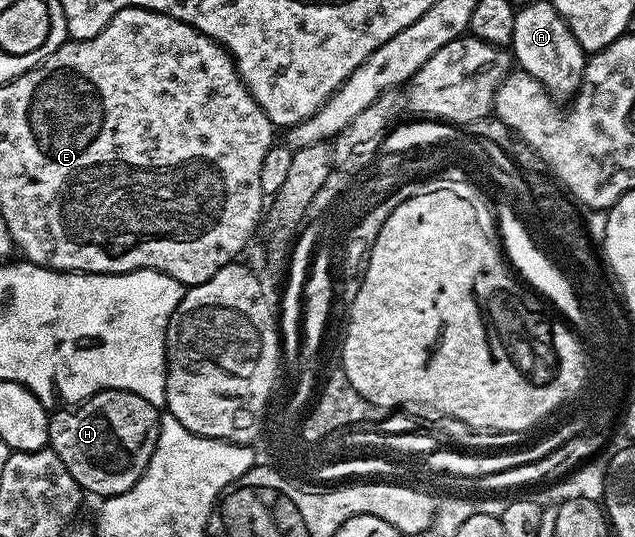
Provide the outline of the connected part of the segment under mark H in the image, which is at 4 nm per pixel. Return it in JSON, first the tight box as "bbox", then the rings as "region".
{"bbox":[47,389,160,499],"region":[[[102,389],[78,405],[60,407],[50,414],[47,423],[49,447],[69,467],[84,494],[96,493],[99,499],[116,497],[145,471],[159,438],[160,410],[141,399],[141,395],[120,389]]]}

